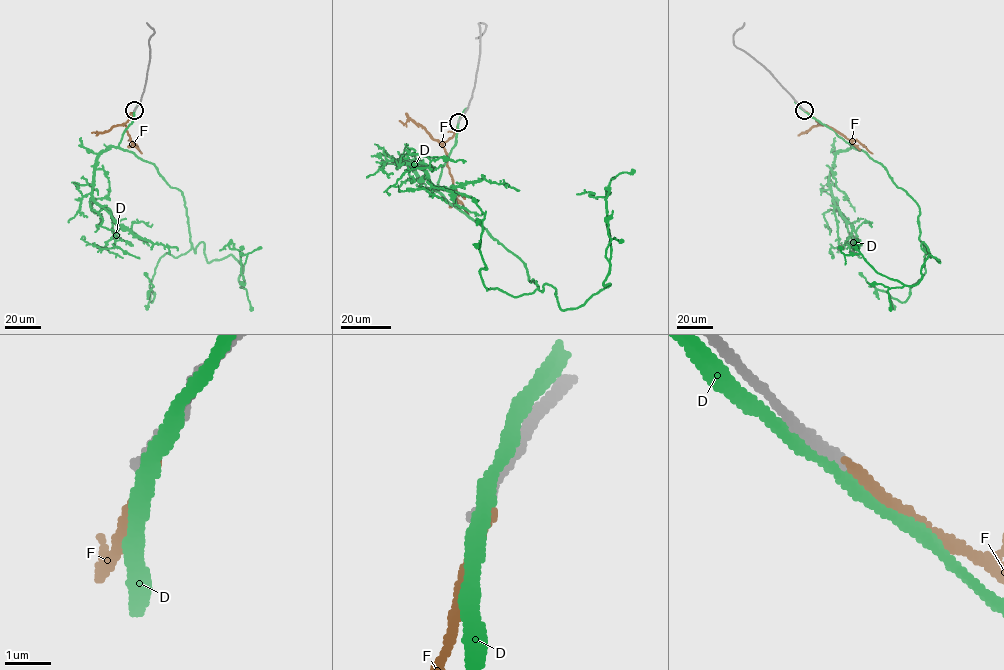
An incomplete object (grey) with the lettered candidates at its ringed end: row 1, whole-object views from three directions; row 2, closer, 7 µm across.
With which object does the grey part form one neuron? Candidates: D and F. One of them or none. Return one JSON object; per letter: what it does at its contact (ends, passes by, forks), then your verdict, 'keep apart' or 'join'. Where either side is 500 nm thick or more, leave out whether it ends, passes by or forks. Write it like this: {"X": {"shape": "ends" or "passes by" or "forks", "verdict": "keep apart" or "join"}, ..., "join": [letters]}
{"D": {"shape": "passes by", "verdict": "keep apart"}, "F": {"shape": "ends", "verdict": "keep apart"}, "join": []}

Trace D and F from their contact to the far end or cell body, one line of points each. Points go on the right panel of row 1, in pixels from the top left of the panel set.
D: (802, 109), (880, 163), (915, 201), (922, 248), (940, 262), (929, 255), (919, 281), (904, 285), (839, 247)
F: (804, 110), (819, 124), (856, 140), (872, 153)

